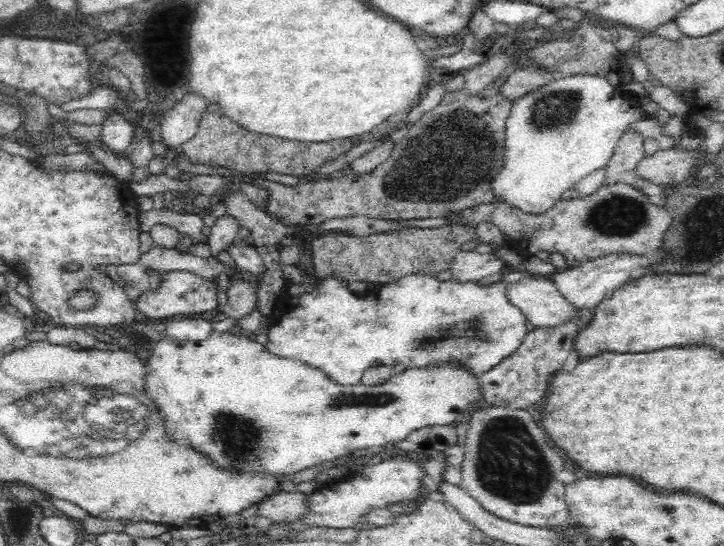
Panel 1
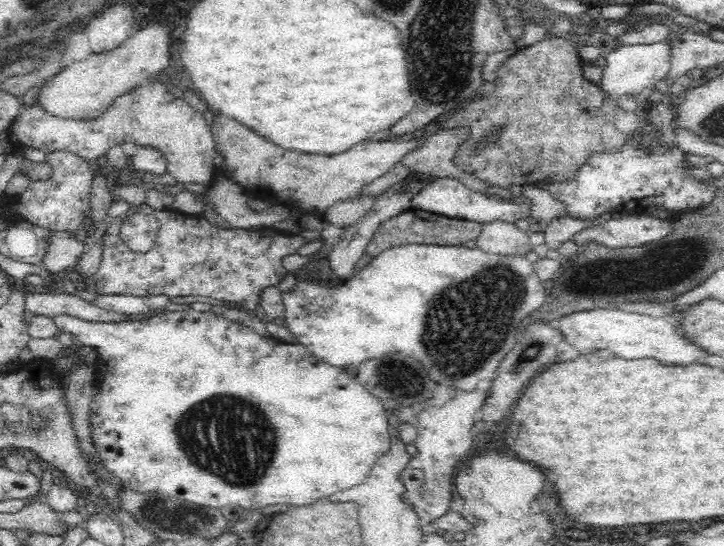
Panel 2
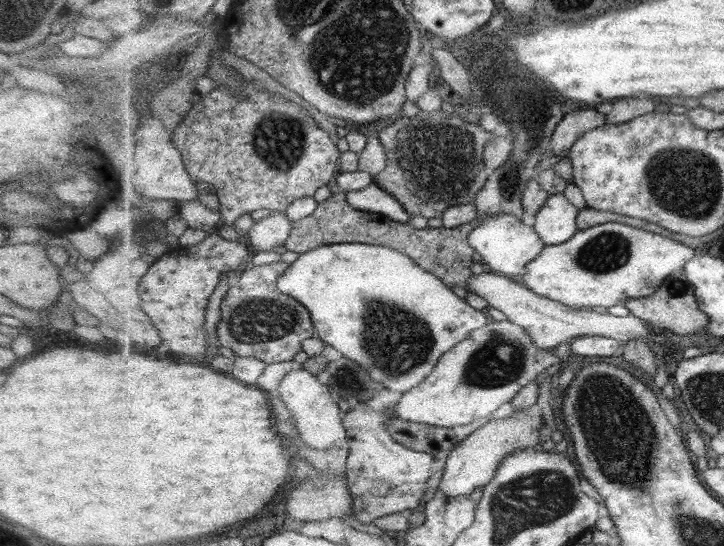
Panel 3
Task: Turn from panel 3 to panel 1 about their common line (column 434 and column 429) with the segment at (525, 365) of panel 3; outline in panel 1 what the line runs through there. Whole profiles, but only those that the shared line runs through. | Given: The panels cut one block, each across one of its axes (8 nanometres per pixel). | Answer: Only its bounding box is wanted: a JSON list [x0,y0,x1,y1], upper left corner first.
[141,329,480,477]

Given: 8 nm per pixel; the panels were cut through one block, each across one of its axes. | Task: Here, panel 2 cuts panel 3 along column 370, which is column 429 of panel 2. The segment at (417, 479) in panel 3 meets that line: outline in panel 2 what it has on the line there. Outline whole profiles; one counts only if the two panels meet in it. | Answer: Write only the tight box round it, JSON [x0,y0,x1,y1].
[401,384,490,524]

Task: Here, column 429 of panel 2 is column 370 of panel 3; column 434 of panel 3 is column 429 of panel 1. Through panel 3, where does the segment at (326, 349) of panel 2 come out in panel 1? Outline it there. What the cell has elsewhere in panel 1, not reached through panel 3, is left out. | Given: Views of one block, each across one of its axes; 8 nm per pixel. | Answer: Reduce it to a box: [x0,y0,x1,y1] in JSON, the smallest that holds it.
[266,266,530,386]

